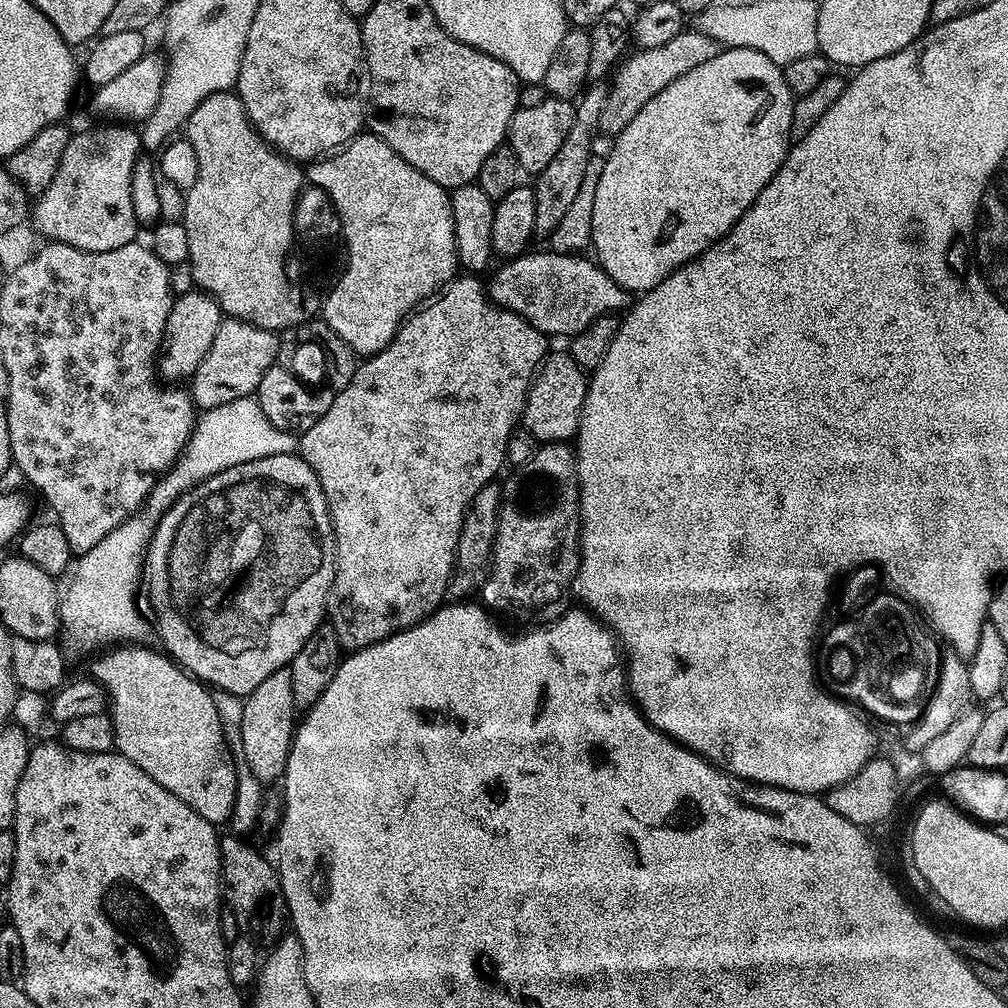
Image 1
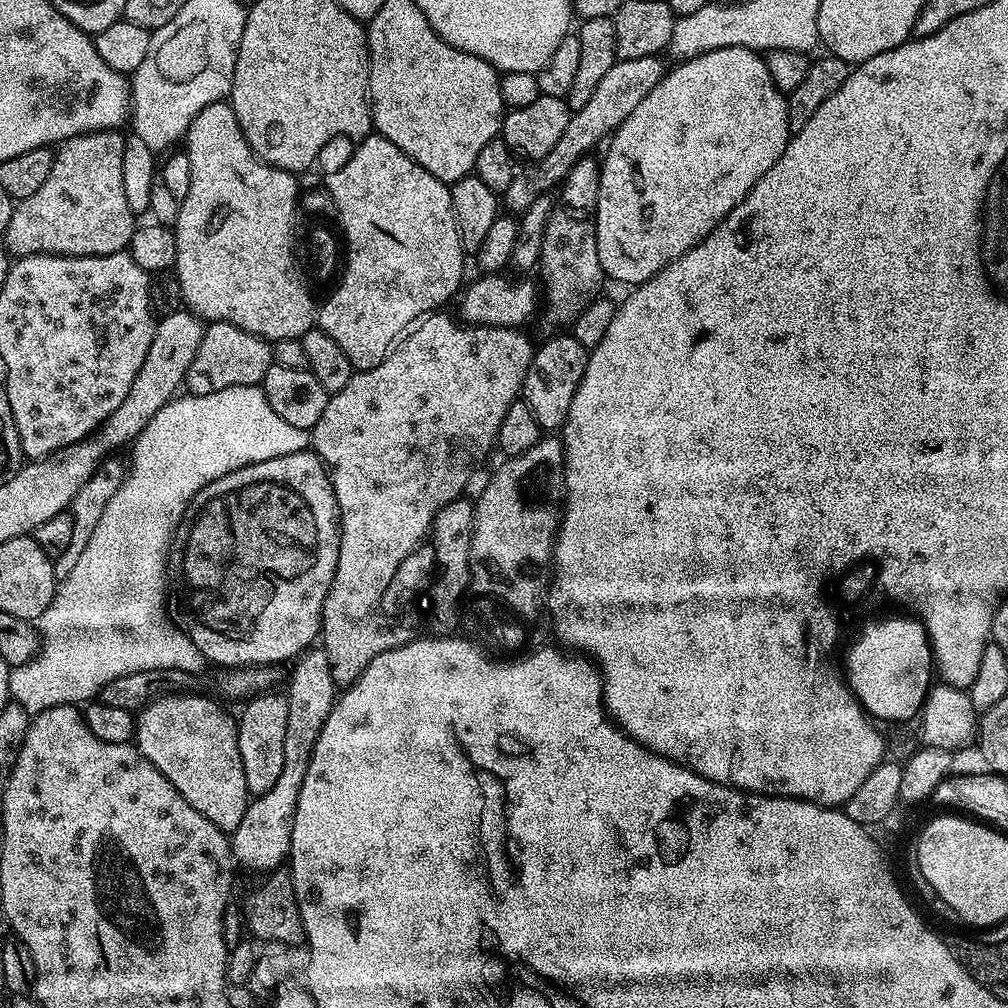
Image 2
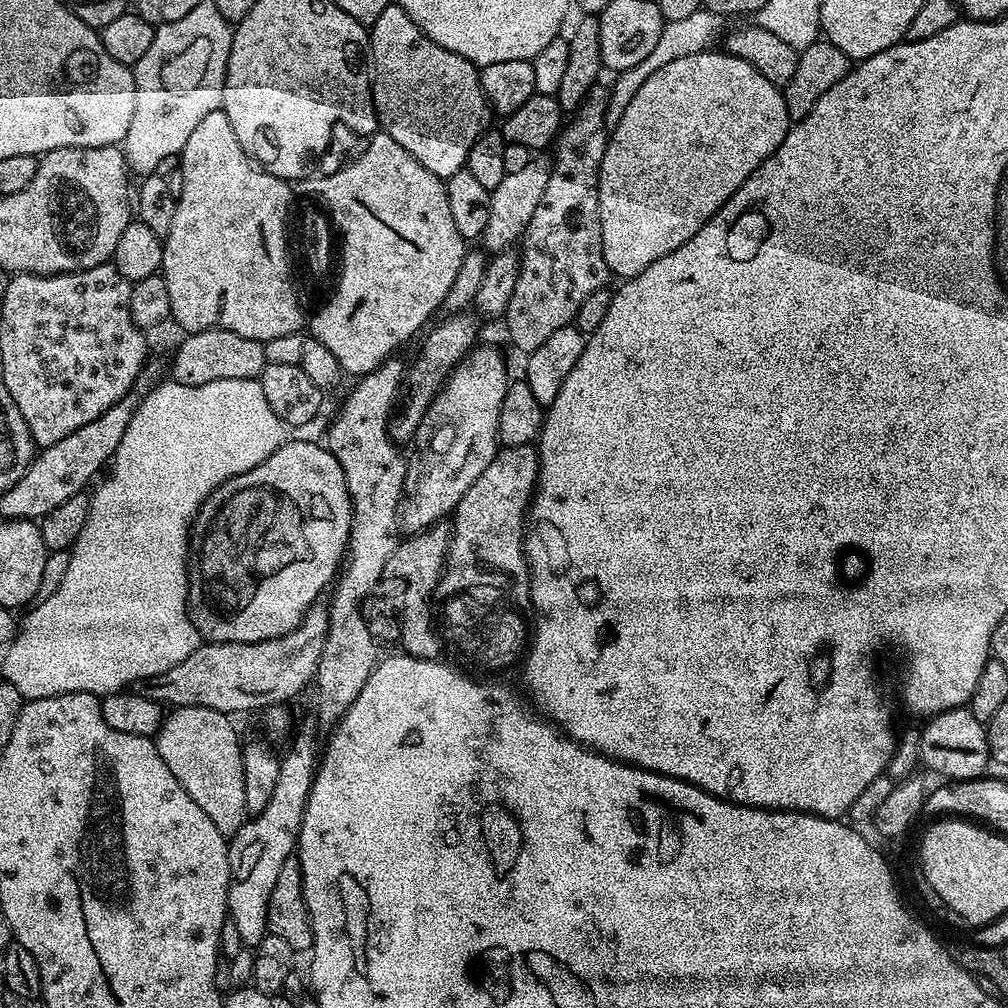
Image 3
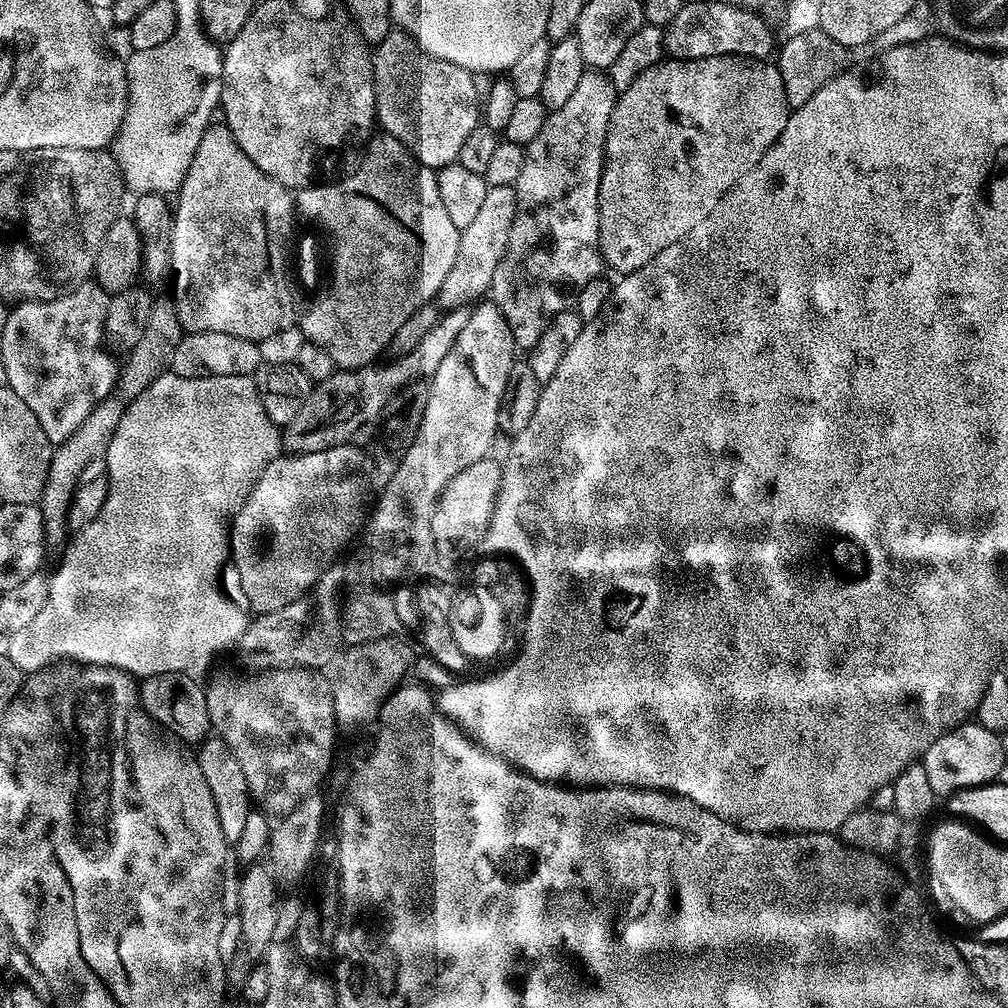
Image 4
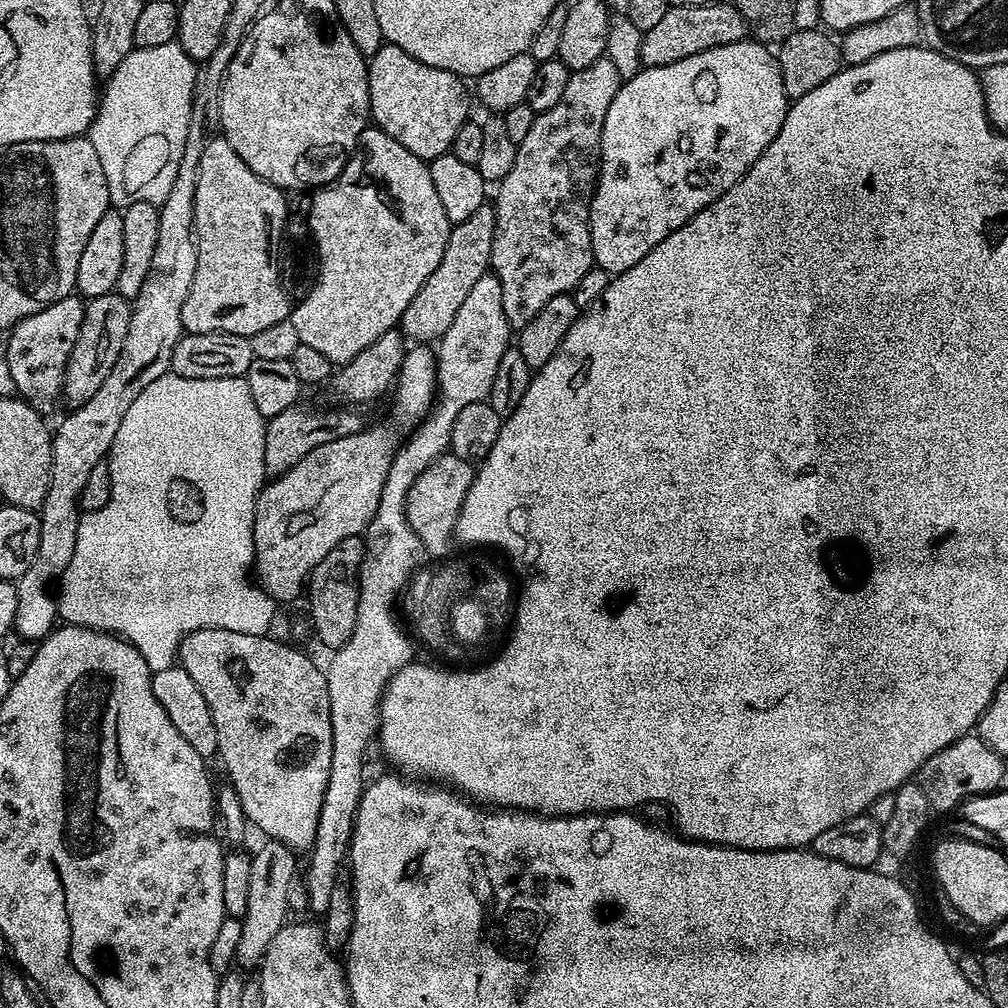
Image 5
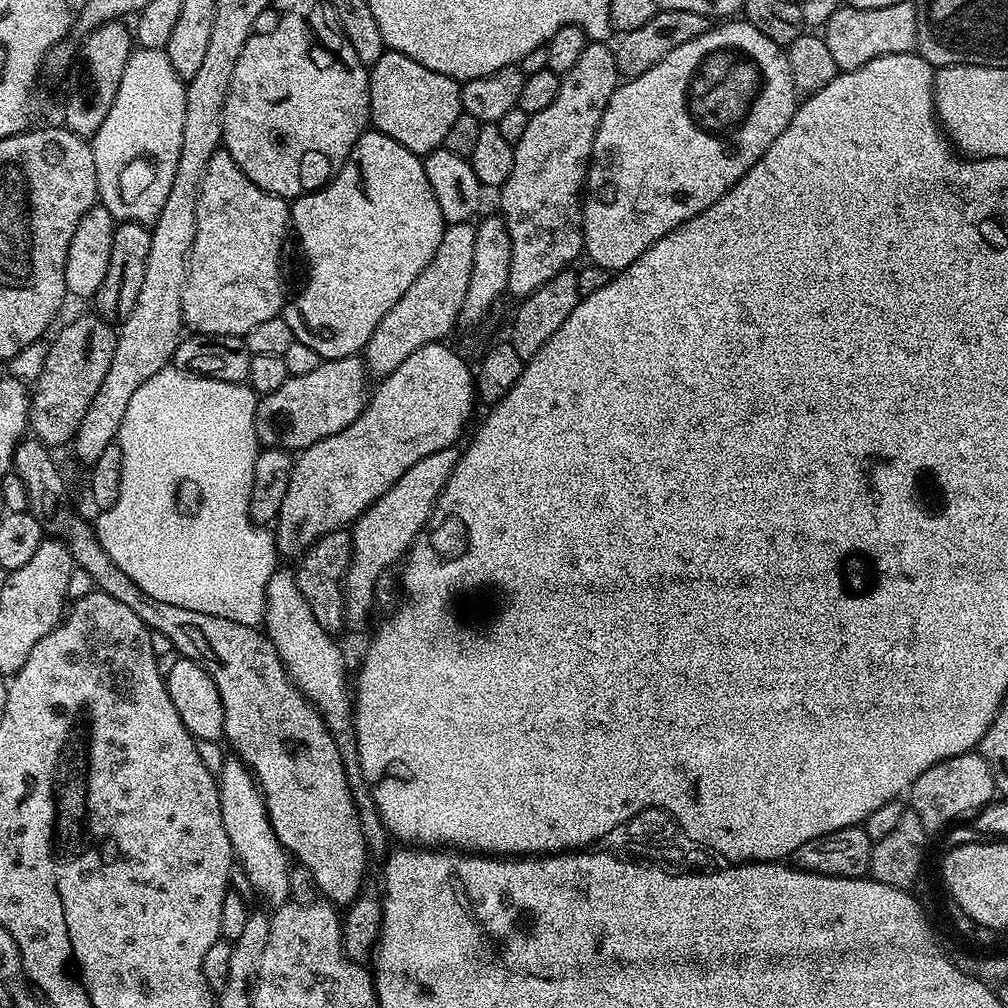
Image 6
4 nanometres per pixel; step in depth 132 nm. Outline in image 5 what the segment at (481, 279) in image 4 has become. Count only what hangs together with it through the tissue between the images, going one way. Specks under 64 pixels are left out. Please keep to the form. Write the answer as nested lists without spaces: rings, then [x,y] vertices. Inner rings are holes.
[[[488,202],[480,205],[466,221],[452,224],[452,233],[448,236],[442,262],[438,262],[434,274],[430,274],[430,278],[422,282],[422,290],[414,294],[414,302],[406,306],[400,319],[399,331],[409,341],[424,346],[429,342],[439,341],[440,337],[446,334],[446,329],[449,328],[450,322],[454,322],[462,302],[470,295],[470,289],[478,283],[478,278],[490,271],[495,229],[496,210]]]

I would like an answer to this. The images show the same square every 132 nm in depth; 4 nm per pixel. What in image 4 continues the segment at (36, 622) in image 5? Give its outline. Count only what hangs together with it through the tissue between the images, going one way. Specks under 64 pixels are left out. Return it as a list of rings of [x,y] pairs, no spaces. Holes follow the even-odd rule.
[[[160,302],[155,305],[142,338],[127,353],[128,362],[123,363],[115,393],[96,404],[90,418],[86,418],[86,422],[82,422],[82,426],[78,426],[78,430],[74,430],[74,434],[66,438],[66,442],[55,445],[50,470],[46,474],[44,489],[38,501],[44,519],[44,539],[49,545],[65,543],[70,498],[80,485],[82,477],[89,471],[88,464],[94,463],[99,456],[100,459],[107,457],[108,443],[114,430],[118,430],[118,422],[122,422],[125,402],[131,402],[135,396],[141,396],[158,377],[171,369],[174,350],[178,350],[178,342],[182,338],[182,329],[175,308],[164,304]]]

